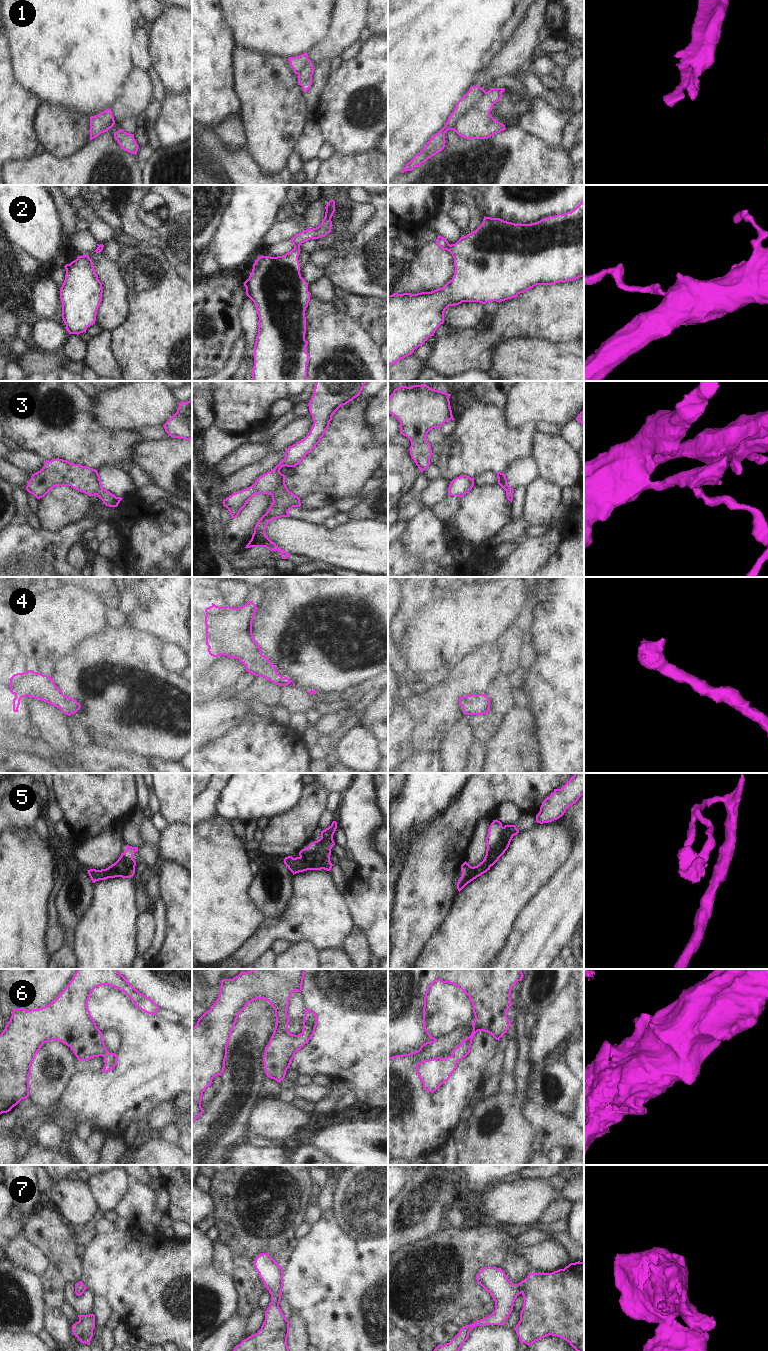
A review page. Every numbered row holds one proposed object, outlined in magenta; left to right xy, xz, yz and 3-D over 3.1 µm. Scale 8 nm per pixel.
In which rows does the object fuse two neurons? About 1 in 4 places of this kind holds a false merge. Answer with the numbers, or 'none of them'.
5

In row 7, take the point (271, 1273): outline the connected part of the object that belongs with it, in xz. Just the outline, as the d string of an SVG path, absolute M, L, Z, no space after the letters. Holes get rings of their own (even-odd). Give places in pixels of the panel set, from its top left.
M267 1253L255 1258L255 1269L271 1294L261 1329L242 1340L233 1351L289 1351L289 1320L279 1307L283 1289L283 1268Z

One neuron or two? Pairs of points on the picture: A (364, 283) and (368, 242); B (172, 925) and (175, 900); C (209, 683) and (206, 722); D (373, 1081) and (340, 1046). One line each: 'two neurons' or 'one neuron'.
A: one neuron
B: one neuron
C: two neurons
D: one neuron

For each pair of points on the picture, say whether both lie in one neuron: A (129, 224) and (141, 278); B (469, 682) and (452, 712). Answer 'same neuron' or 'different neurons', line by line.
A: different neurons
B: same neuron

